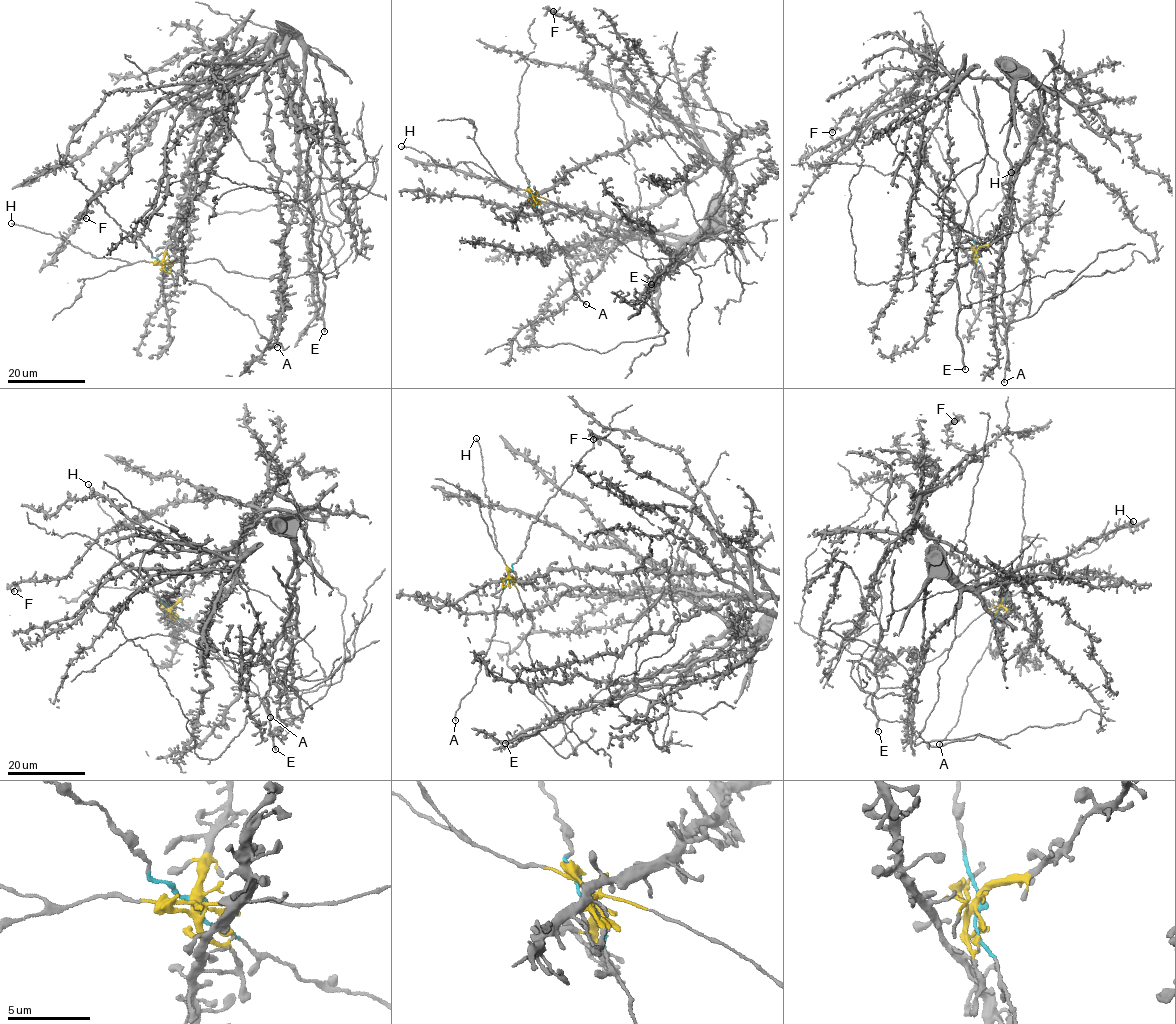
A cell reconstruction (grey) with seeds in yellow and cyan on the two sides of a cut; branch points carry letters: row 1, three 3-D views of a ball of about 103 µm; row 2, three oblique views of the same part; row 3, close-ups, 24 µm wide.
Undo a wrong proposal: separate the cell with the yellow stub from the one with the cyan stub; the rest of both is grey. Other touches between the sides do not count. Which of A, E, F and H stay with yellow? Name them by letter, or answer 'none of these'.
E, F, H

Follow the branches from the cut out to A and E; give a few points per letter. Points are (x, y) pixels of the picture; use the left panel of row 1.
A: (163, 262), (188, 280), (208, 286), (224, 301), (252, 318), (256, 330), (277, 347)
E: (163, 262), (196, 263), (214, 258), (228, 271), (269, 279), (320, 271), (323, 276), (324, 331)

